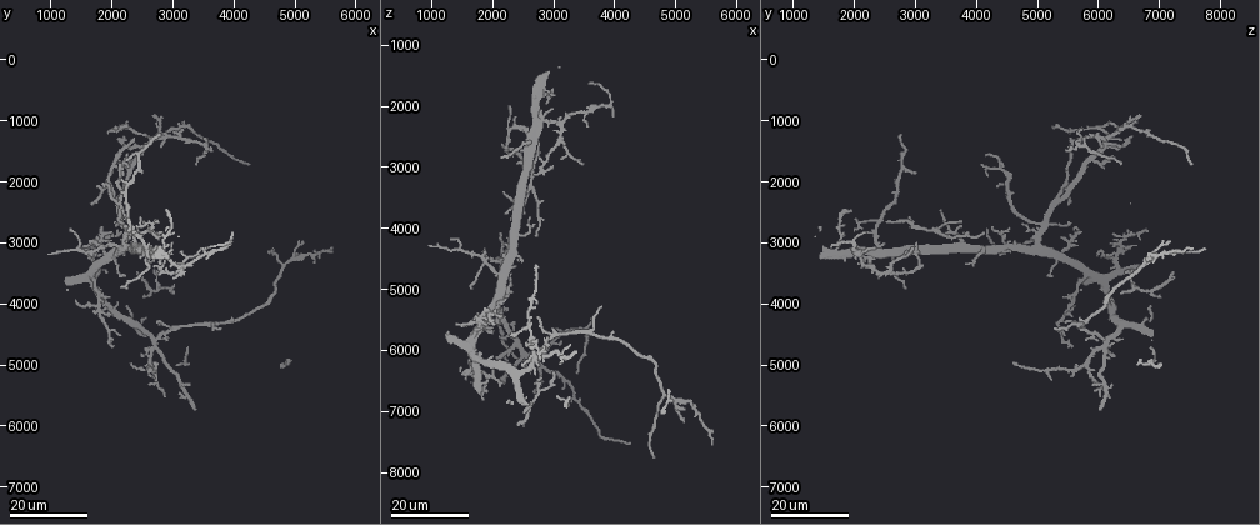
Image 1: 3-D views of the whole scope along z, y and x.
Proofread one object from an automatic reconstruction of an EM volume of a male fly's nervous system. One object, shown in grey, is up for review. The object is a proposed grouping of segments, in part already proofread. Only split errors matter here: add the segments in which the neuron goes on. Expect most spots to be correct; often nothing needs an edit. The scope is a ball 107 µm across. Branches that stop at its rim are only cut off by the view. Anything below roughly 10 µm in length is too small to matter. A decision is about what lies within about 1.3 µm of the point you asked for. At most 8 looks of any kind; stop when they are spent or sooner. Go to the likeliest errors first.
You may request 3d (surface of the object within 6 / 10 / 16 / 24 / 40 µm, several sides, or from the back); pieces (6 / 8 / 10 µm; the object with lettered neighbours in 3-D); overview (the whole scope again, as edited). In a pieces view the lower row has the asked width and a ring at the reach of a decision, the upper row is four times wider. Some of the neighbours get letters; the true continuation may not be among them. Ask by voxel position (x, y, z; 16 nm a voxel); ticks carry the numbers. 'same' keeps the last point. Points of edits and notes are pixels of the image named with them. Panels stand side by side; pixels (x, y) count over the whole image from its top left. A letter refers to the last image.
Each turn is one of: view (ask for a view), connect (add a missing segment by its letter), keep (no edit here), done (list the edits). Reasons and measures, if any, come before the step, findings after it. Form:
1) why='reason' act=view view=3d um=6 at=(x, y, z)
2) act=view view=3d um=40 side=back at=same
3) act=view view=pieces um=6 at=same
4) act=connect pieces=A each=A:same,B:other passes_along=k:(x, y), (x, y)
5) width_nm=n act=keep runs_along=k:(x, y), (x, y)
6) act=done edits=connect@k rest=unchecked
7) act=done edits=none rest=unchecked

act=view view=3d um=24 at=(2750, 1200, 2750)

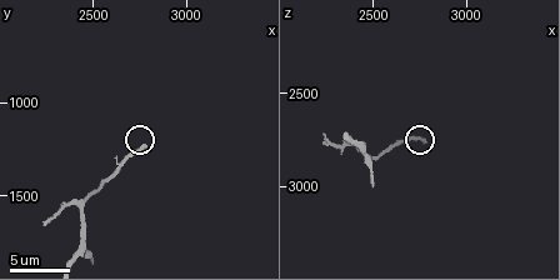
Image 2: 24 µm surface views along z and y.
act=view view=pieces um=10 at=(2780, 1240, 2760)

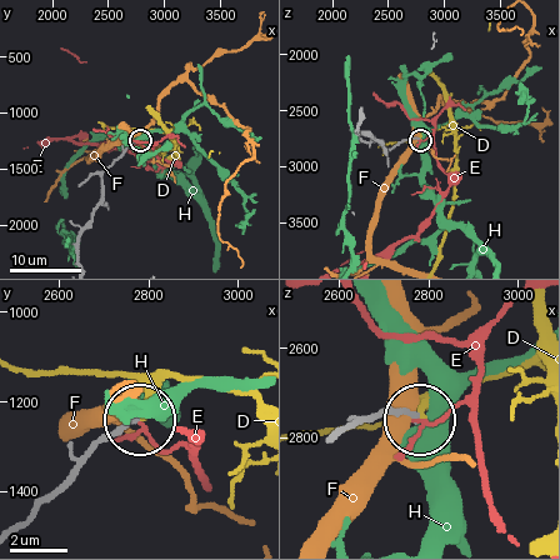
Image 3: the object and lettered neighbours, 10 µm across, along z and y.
act=keep each=D:other,E:other,F:other,H:other runs_along=3:(341, 431), (385, 415), (418, 420) found='none of them fits'

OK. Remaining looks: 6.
why='branch stops here' act=view view=3d um=16 at=(2100, 2650, 5550)

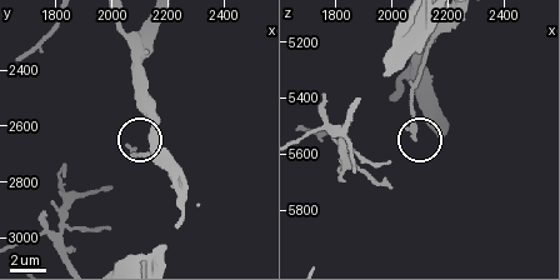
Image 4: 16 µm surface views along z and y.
why='see the neighbours' act=view view=pieces um=10 at=(2080, 2680, 5540)

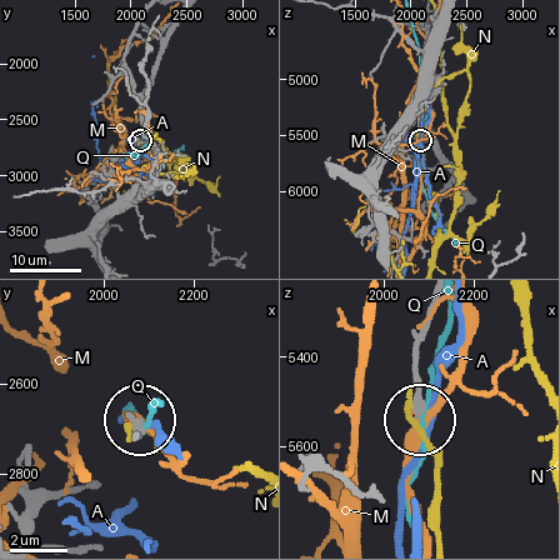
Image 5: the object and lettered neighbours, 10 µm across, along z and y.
act=keep each=A:other,M:other,N:other,Q:other runs_along=5:(438, 303), (419, 353), (419, 414) found='none of them fits'

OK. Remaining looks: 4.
act=view view=3d um=16 at=(1700, 2350, 5500)

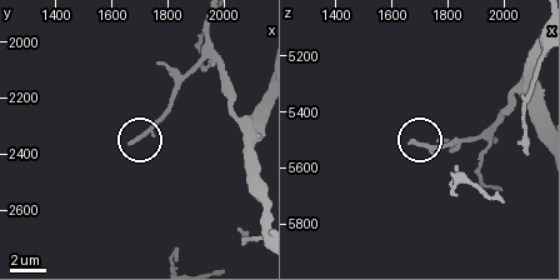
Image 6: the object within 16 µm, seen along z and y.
why='see the neighbours' act=view view=pieces um=6 at=(1680, 2350, 5500)

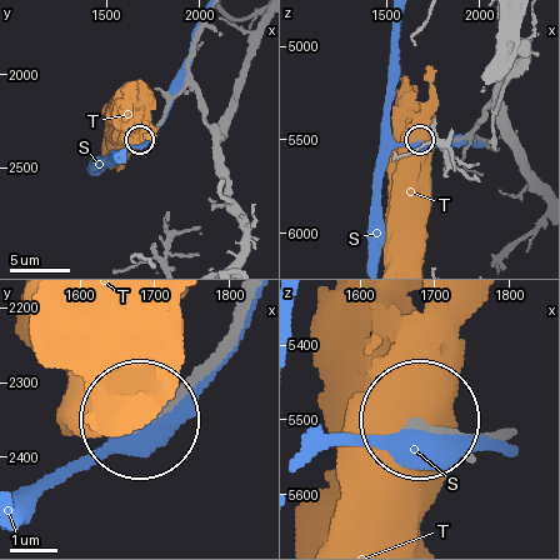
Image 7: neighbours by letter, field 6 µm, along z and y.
width_nm=200 act=keep each=S:other,T:other found='none of them fits'

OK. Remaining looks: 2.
why='branch stops here' act=view view=3d um=16 at=(2700, 4250, 5450)

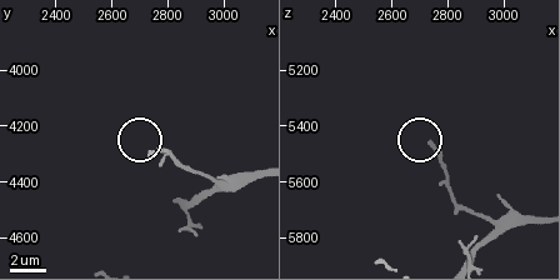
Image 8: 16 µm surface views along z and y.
act=view view=pieces um=10 at=(2740, 4300, 5460)

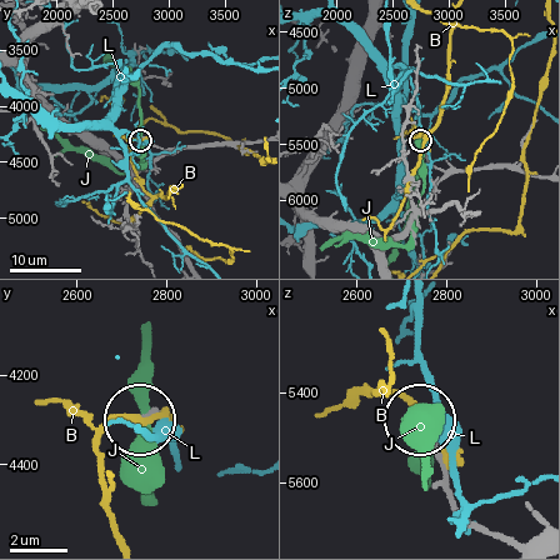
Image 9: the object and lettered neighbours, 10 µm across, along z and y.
act=keep each=B:other,J:other,L:other found='none of them fits'

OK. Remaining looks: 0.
act=done edits=none rest=unchecked

